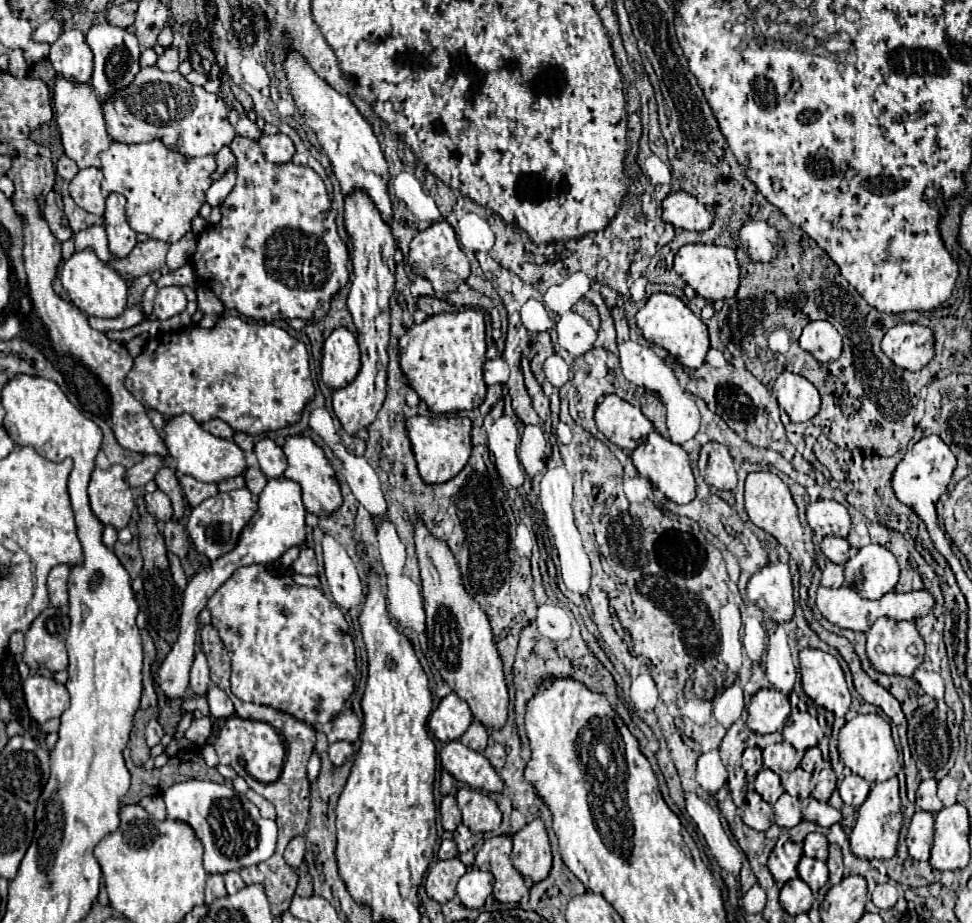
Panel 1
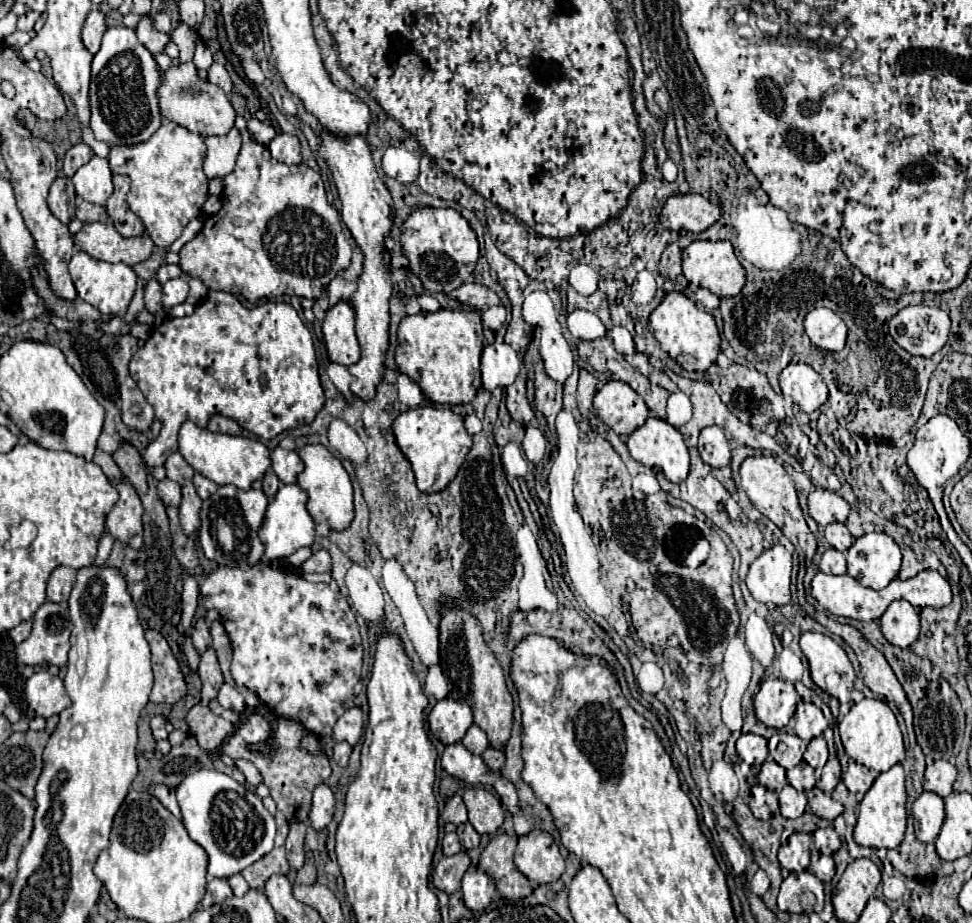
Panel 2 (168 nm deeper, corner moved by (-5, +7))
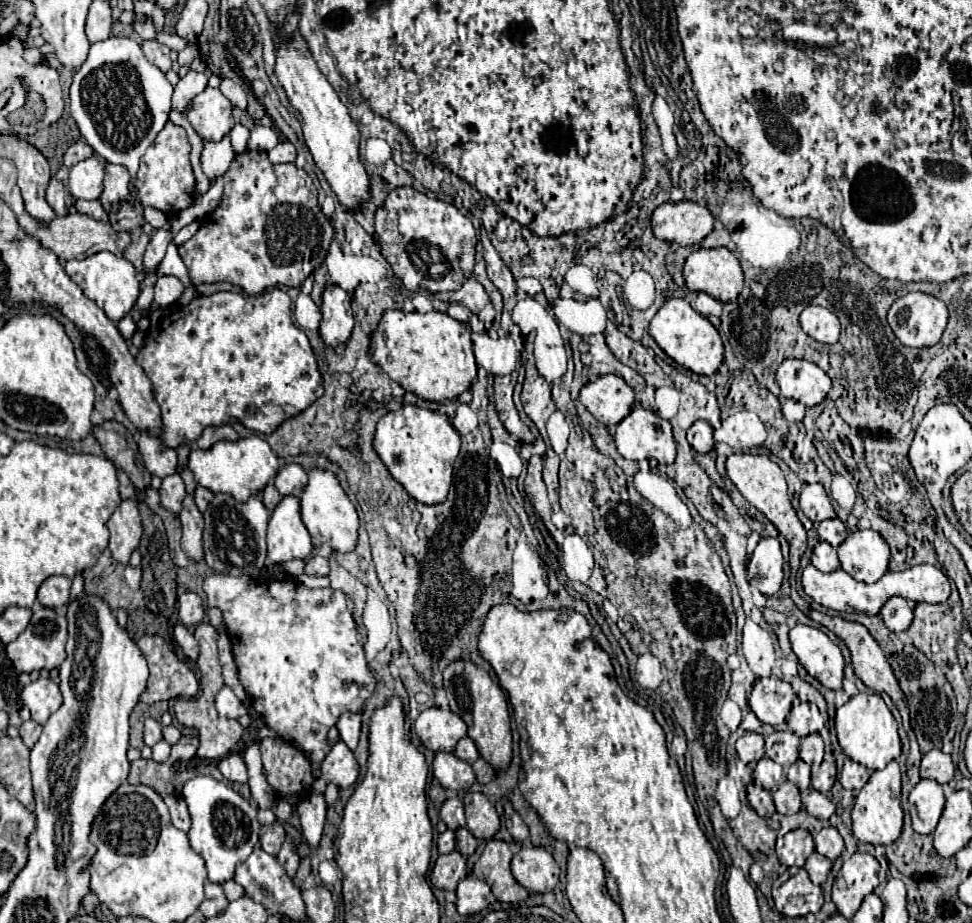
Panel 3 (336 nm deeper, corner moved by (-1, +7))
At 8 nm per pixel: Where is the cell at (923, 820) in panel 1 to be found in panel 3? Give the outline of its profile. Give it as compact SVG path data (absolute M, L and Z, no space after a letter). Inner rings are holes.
M921 779L909 793L909 813L913 819L913 829L921 835L933 833L943 813L945 797L941 785L933 779Z

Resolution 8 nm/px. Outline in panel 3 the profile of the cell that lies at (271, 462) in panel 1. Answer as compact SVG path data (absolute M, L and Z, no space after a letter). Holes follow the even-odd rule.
M291 463L291 465L285 465L277 473L275 487L281 493L281 497L285 497L285 495L299 497L301 495L301 489L305 489L305 481L309 481L305 469L301 465L297 465L297 463Z

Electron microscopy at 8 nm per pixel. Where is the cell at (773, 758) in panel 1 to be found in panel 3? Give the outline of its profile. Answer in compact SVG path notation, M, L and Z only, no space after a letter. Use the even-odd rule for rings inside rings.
M789 729L773 731L771 735L765 737L767 757L783 767L793 765L799 759L799 743L801 743L801 739Z

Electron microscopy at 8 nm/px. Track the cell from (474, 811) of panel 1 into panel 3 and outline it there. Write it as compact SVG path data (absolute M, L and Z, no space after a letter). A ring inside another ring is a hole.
M467 793L465 795L465 815L467 815L467 829L477 839L493 839L499 831L499 815L495 805L483 793Z

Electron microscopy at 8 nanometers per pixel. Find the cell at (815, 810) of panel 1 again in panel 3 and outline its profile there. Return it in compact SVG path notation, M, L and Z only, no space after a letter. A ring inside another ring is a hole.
M813 787L801 791L801 801L803 801L803 807L807 809L807 813L817 819L829 819L835 813L835 803Z

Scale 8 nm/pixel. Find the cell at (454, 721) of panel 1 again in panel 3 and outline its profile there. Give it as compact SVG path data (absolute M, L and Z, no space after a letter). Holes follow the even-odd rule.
M431 707L419 713L413 723L423 747L431 751L453 751L457 741L467 735L467 725L453 711Z

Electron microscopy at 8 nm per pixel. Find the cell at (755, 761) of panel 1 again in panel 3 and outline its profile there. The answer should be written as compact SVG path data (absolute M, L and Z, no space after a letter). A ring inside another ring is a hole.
M745 733L737 741L737 753L743 763L753 763L765 757L765 747L763 747L763 735L761 733Z

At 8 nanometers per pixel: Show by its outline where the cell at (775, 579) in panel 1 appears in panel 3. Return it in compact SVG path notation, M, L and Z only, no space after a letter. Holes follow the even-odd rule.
M763 537L757 543L747 565L747 579L763 595L773 595L779 591L783 581L783 555L777 539Z

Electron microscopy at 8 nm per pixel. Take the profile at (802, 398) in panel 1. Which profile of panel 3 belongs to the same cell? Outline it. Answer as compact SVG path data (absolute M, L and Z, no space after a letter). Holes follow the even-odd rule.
M785 359L779 365L775 379L781 387L783 397L795 399L805 407L821 403L831 389L829 375L821 367L805 359Z

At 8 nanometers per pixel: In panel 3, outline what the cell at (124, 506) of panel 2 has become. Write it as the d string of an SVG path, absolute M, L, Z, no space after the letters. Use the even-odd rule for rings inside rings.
M121 501L121 505L113 511L111 519L107 521L107 527L111 531L109 551L111 551L113 559L127 565L131 553L139 547L141 533L143 533L137 503Z

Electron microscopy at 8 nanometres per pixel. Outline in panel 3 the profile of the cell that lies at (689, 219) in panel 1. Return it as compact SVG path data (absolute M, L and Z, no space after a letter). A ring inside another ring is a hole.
M693 201L663 203L651 215L651 229L657 239L695 245L713 231L713 215Z

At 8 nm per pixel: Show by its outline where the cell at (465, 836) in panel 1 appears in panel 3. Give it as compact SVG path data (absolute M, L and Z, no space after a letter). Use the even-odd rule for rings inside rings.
M457 829L457 851L465 857L469 857L471 853L475 853L477 849L477 839L467 831L467 829Z

